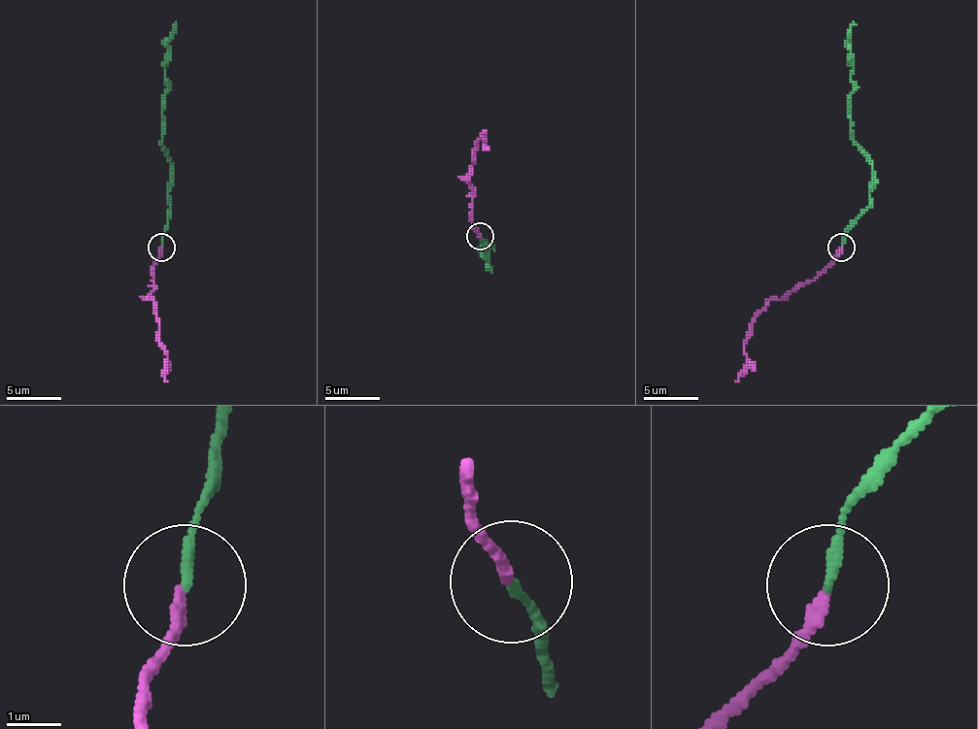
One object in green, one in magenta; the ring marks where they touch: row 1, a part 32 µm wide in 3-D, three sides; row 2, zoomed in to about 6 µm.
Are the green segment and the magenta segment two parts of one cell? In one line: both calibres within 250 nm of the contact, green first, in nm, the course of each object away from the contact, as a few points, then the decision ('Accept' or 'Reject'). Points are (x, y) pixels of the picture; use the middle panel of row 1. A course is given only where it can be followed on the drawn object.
Thickness 200 nm (green) against 200 nm. Course of green: (481, 237), (488, 267), (481, 245), (494, 248). Course of magenta: (481, 237), (472, 223), (469, 166), (481, 139), (486, 142), (486, 131). Accept

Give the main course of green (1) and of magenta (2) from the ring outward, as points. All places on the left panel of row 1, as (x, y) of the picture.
1: (162, 248), (170, 204), (170, 160), (162, 139), (167, 41), (176, 21)
2: (162, 248), (153, 264), (151, 300), (159, 324), (167, 381)

